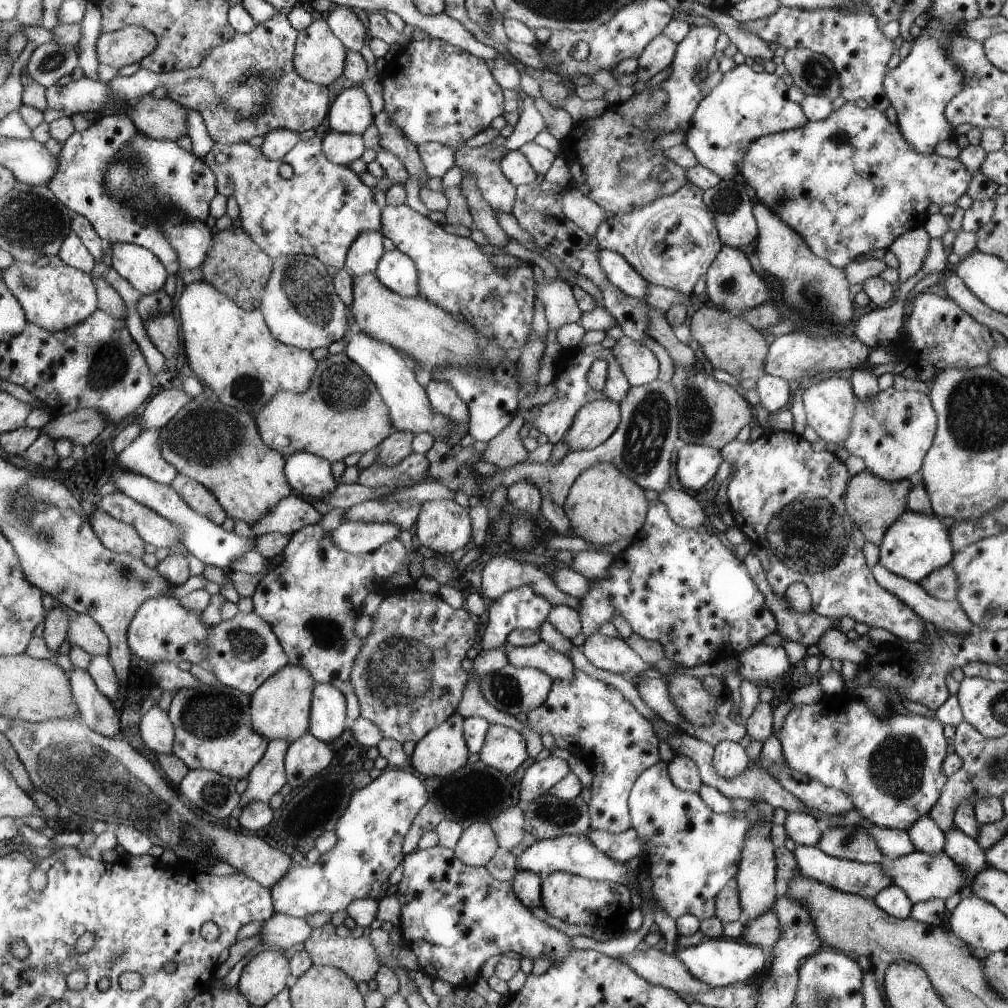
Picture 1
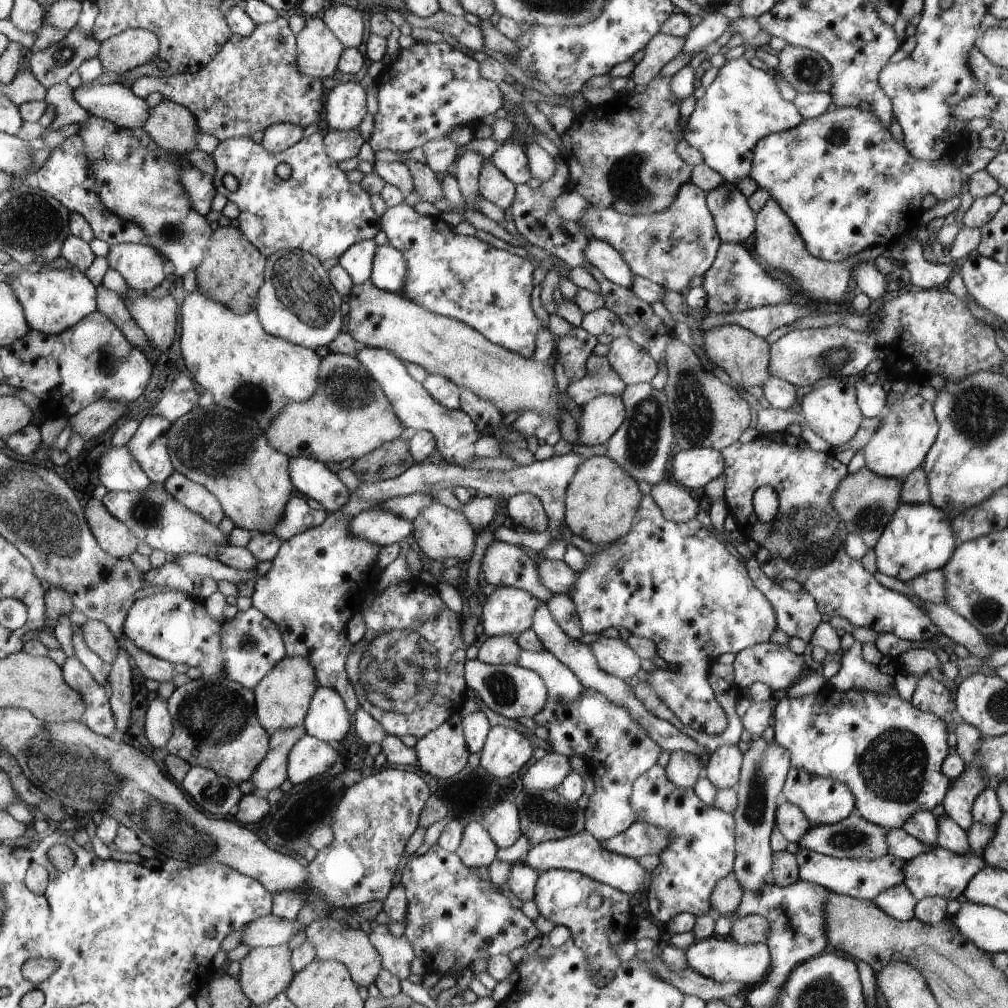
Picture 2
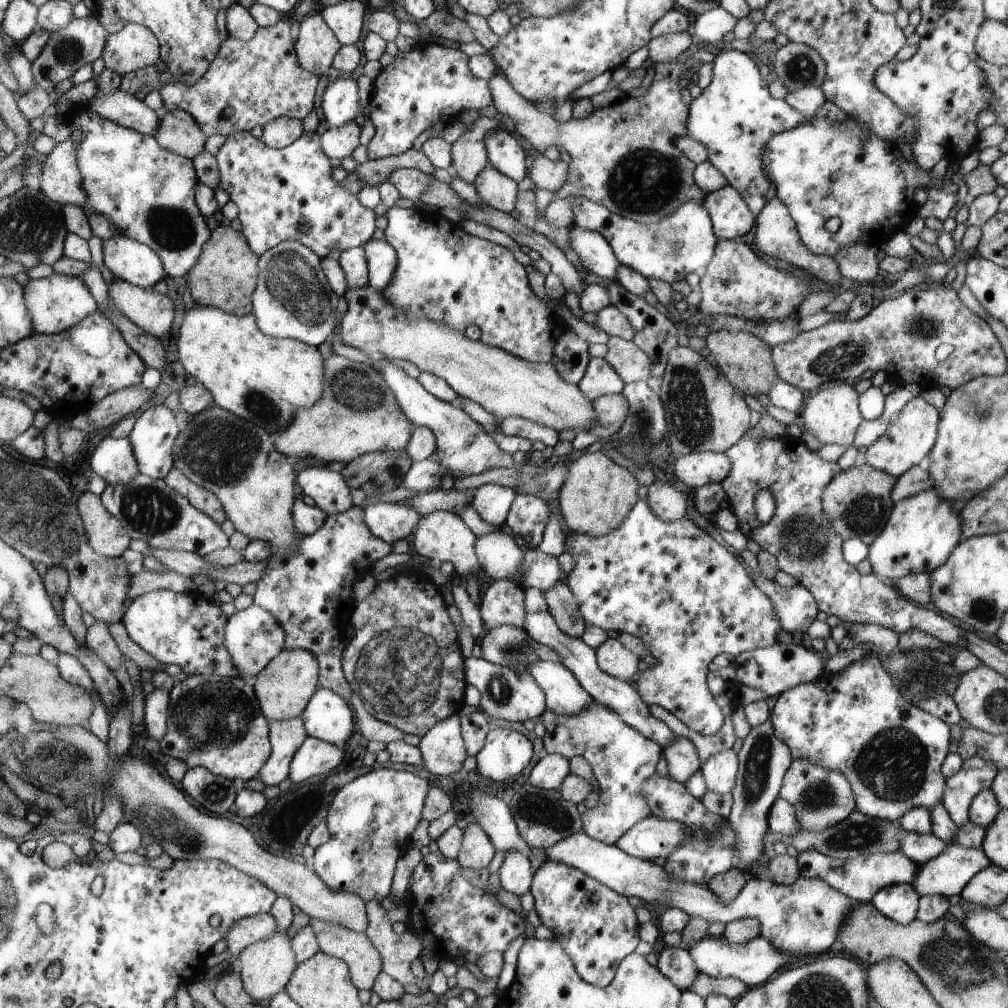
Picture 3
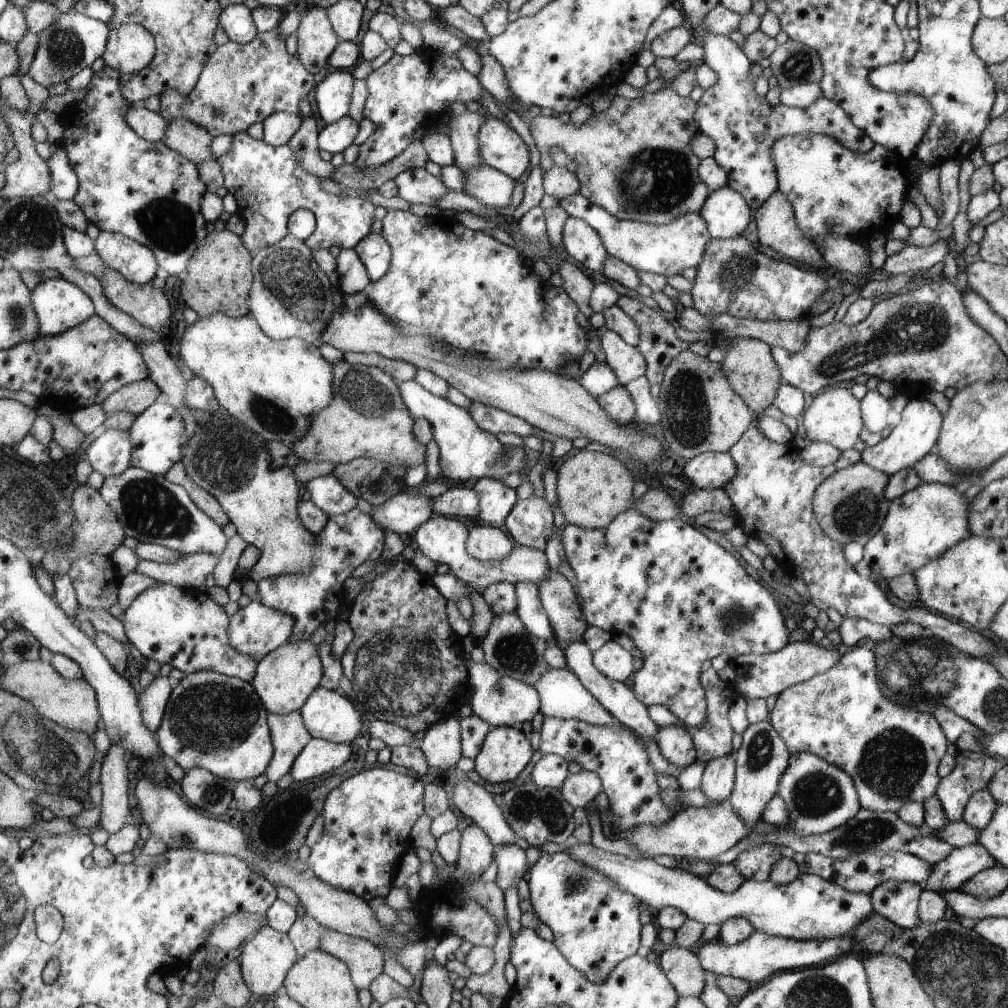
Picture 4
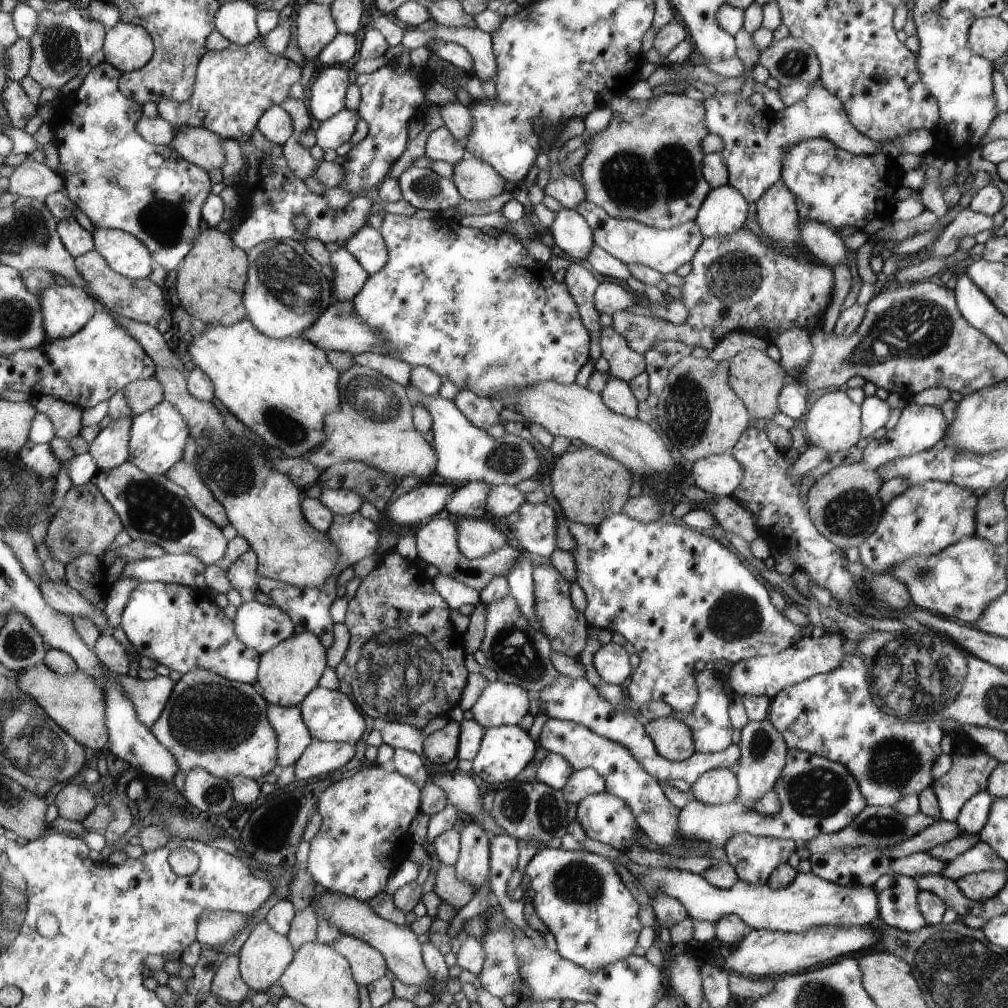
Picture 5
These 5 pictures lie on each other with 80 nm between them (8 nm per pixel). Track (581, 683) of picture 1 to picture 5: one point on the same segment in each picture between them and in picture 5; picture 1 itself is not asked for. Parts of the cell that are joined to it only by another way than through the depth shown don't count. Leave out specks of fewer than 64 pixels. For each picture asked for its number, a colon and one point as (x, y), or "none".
2: (619, 751)
3: (622, 759)
4: (620, 759)
5: (624, 776)

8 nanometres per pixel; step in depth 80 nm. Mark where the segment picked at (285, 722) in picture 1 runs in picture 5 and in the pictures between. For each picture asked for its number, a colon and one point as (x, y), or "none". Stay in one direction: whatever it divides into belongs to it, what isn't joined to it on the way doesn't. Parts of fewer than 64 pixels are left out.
2: (282, 698)
3: (284, 688)
4: (285, 679)
5: (288, 673)

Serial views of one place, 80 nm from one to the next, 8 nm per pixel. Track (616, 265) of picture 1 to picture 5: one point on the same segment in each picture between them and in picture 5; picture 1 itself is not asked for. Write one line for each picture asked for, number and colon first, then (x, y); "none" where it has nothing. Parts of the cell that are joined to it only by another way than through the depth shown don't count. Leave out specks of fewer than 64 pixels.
2: (603, 256)
3: (596, 255)
4: (579, 240)
5: (571, 233)

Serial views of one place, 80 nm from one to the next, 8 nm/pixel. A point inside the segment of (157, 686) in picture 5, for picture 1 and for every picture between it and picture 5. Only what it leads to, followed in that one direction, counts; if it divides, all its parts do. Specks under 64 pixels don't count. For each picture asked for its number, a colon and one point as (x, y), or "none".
1: (156, 728)
2: (158, 727)
3: (155, 718)
4: (153, 701)

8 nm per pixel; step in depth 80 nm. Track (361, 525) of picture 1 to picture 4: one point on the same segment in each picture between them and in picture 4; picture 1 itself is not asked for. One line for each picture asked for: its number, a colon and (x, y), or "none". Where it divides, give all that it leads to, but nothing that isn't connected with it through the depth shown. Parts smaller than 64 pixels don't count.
2: (382, 527)
3: (390, 522)
4: (407, 511)

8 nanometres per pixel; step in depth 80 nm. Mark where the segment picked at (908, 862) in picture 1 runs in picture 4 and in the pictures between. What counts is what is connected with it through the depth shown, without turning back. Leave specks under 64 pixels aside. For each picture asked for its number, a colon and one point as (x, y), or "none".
2: (941, 872)
3: (946, 875)
4: (961, 864)

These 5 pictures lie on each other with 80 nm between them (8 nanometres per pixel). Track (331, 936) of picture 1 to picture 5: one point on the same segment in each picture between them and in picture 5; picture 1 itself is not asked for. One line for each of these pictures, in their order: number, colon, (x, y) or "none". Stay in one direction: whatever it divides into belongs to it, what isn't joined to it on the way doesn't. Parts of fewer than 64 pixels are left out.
2: (333, 939)
3: (365, 962)
4: (366, 961)
5: (368, 965)

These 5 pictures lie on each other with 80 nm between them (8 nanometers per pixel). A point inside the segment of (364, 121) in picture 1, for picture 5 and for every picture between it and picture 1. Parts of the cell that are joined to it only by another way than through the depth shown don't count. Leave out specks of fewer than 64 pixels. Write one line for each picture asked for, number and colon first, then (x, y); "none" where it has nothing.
2: (346, 103)
3: (340, 103)
4: (333, 94)
5: (327, 94)

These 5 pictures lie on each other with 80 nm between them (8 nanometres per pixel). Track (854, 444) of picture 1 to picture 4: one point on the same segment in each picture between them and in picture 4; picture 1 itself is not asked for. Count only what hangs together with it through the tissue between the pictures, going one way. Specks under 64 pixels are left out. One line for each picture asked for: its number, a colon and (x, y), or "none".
2: (909, 429)
3: (910, 436)
4: (915, 437)

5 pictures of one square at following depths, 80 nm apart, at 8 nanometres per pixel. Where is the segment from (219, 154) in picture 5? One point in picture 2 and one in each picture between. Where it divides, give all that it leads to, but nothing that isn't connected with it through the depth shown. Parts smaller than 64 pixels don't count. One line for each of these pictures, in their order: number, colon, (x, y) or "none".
2: (174, 127)
3: (177, 131)
4: (193, 142)

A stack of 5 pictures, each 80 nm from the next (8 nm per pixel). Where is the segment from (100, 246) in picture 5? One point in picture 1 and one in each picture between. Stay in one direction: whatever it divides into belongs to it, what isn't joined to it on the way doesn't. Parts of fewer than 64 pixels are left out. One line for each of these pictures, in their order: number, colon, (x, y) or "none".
1: (144, 270)
2: (142, 266)
3: (127, 259)
4: (134, 262)

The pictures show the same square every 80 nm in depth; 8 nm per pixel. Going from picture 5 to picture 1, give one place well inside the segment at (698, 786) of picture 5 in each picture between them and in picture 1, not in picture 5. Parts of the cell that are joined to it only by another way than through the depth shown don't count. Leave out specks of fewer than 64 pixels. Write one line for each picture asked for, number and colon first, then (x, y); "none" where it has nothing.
1: (730, 759)
2: (723, 767)
3: (719, 773)
4: (718, 782)

